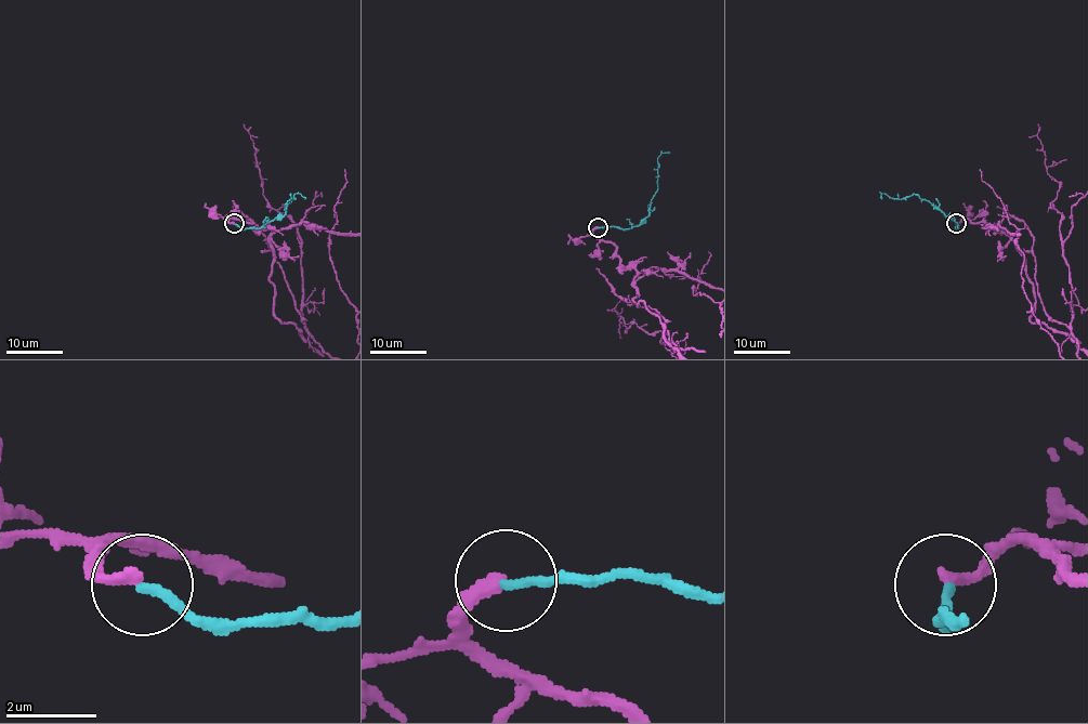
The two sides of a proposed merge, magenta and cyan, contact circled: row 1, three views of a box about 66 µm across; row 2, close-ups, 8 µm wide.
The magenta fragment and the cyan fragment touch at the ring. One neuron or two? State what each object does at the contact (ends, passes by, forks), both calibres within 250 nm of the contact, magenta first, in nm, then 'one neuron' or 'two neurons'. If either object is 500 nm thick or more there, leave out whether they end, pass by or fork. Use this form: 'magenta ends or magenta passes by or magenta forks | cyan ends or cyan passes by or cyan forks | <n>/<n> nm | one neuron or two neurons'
magenta ends | cyan ends | 280/200 nm | two neurons

